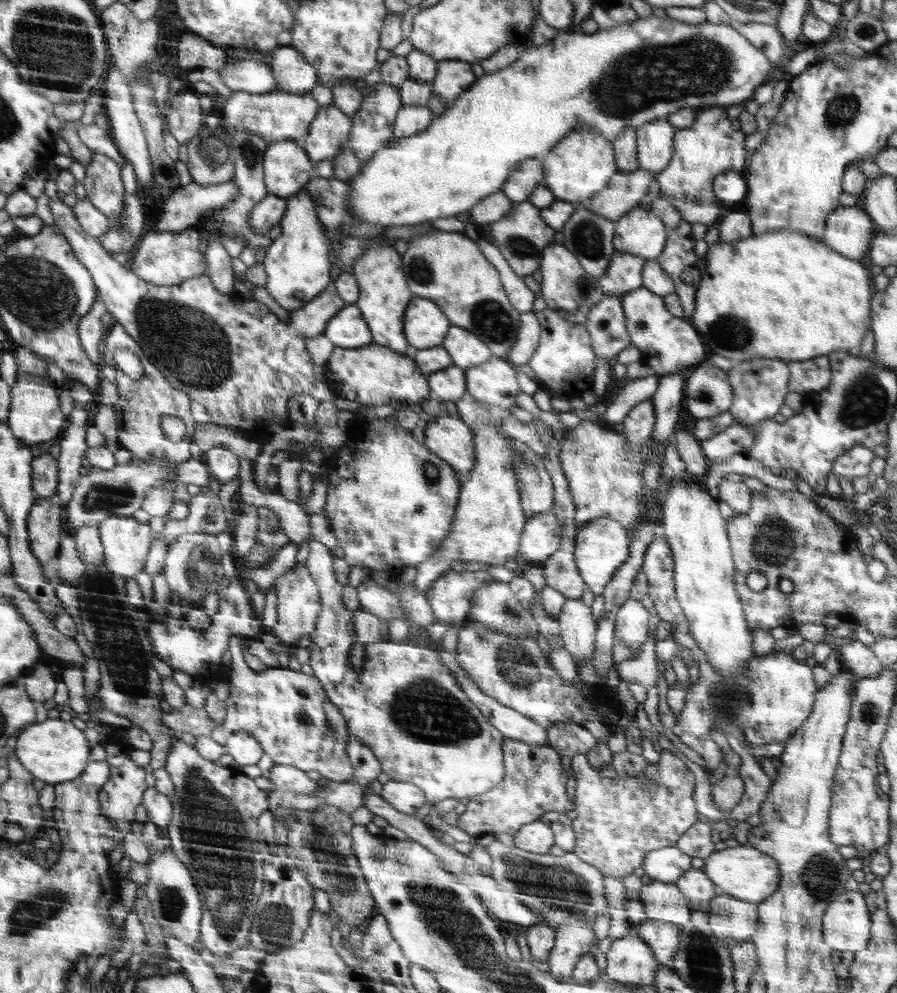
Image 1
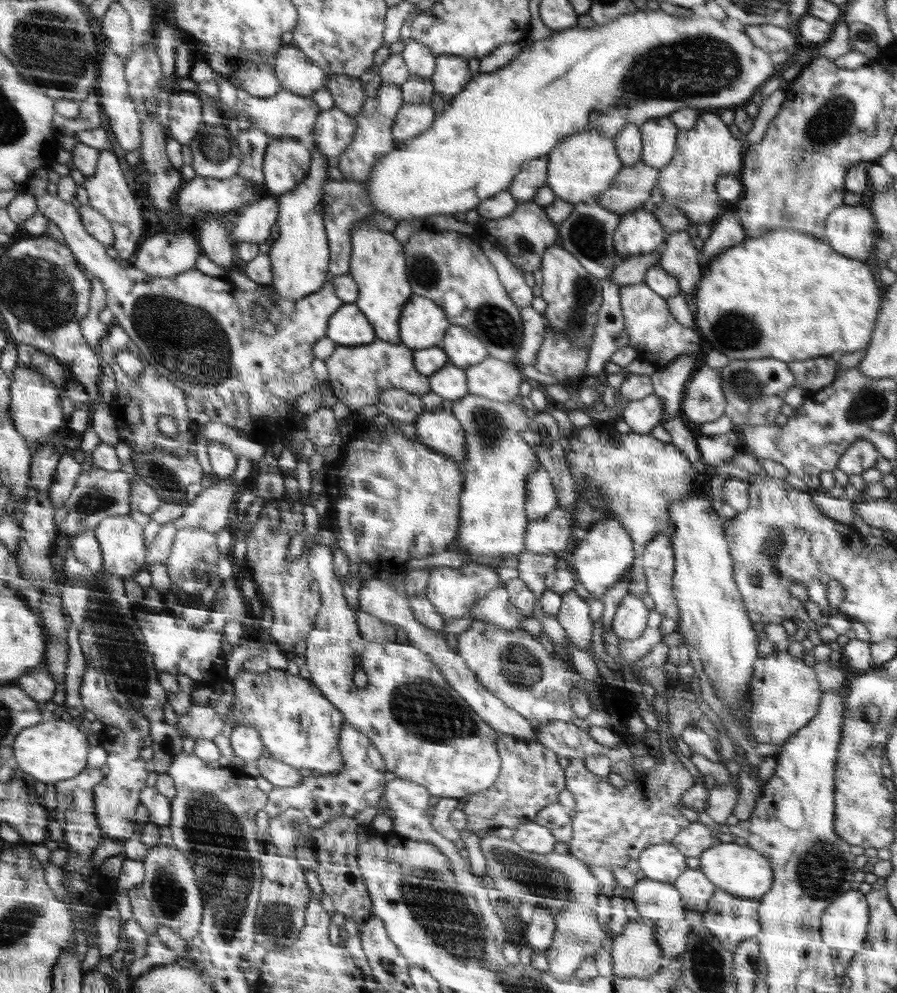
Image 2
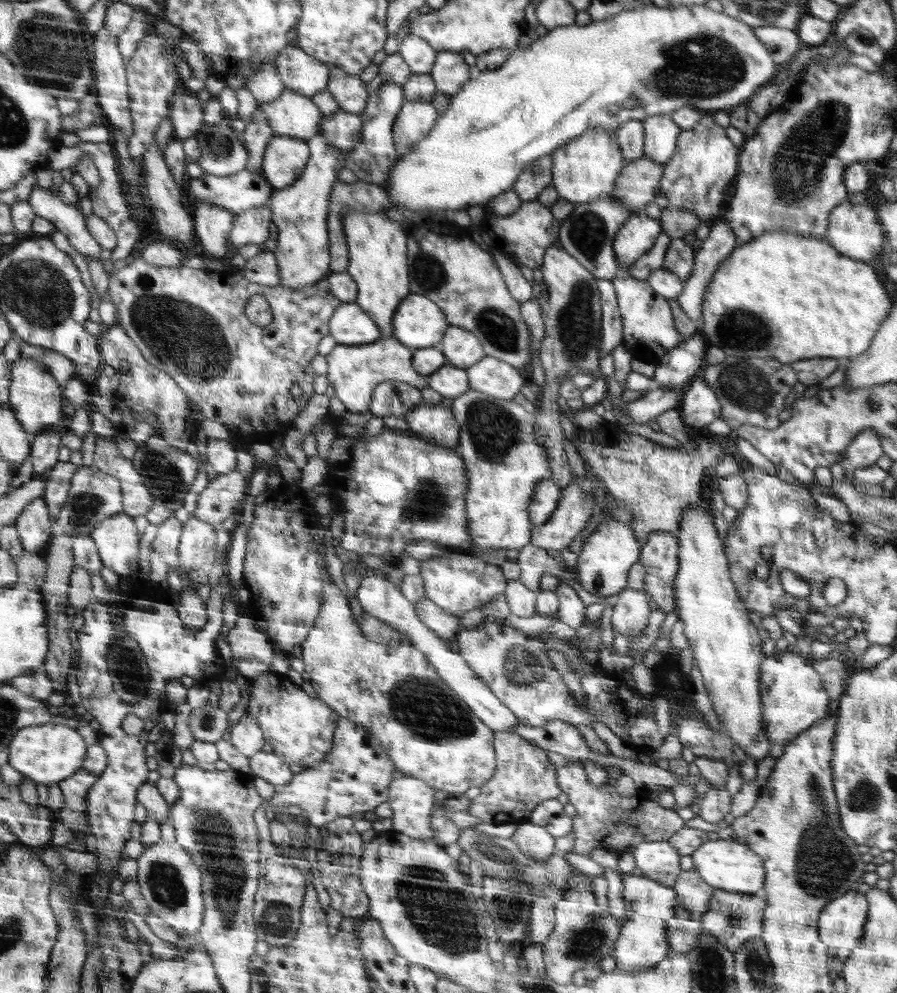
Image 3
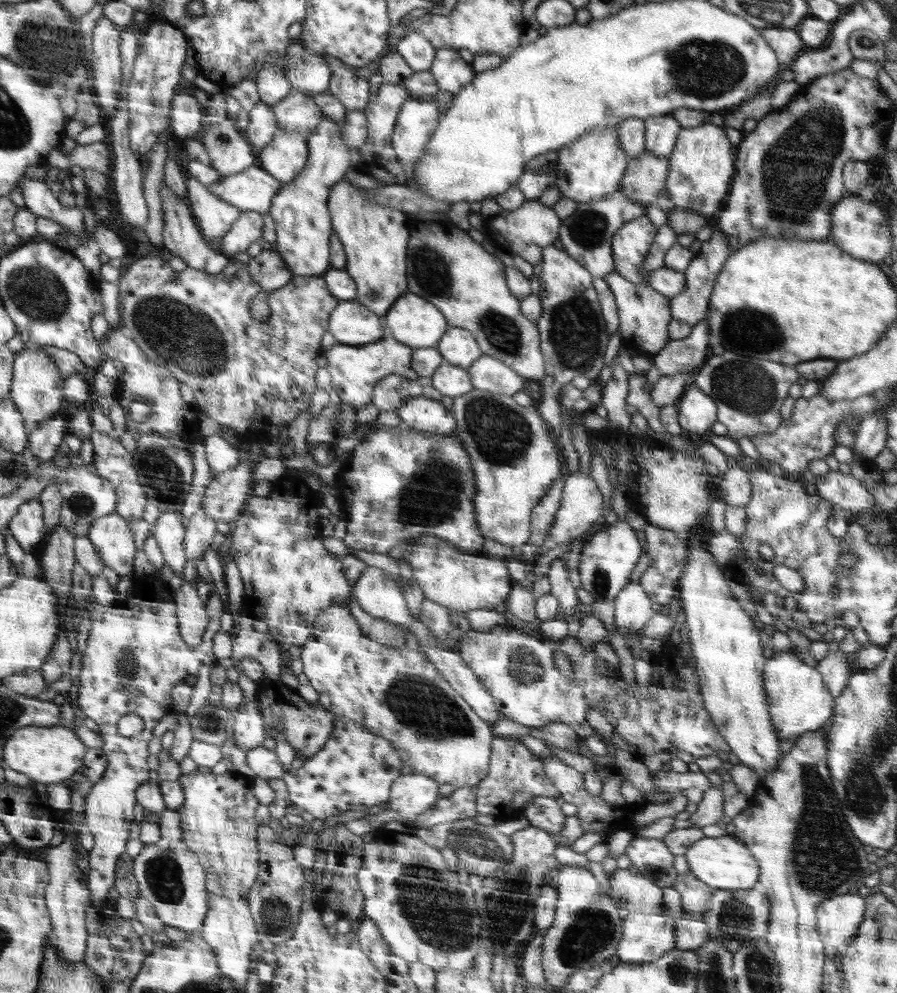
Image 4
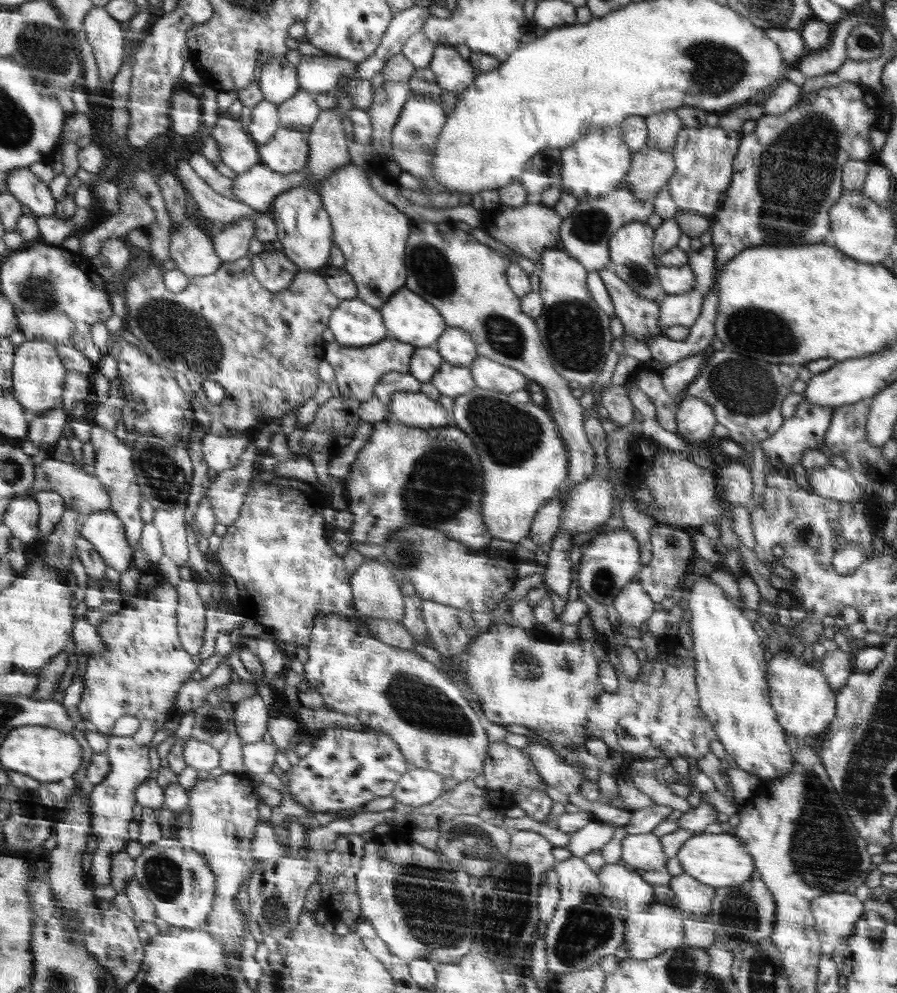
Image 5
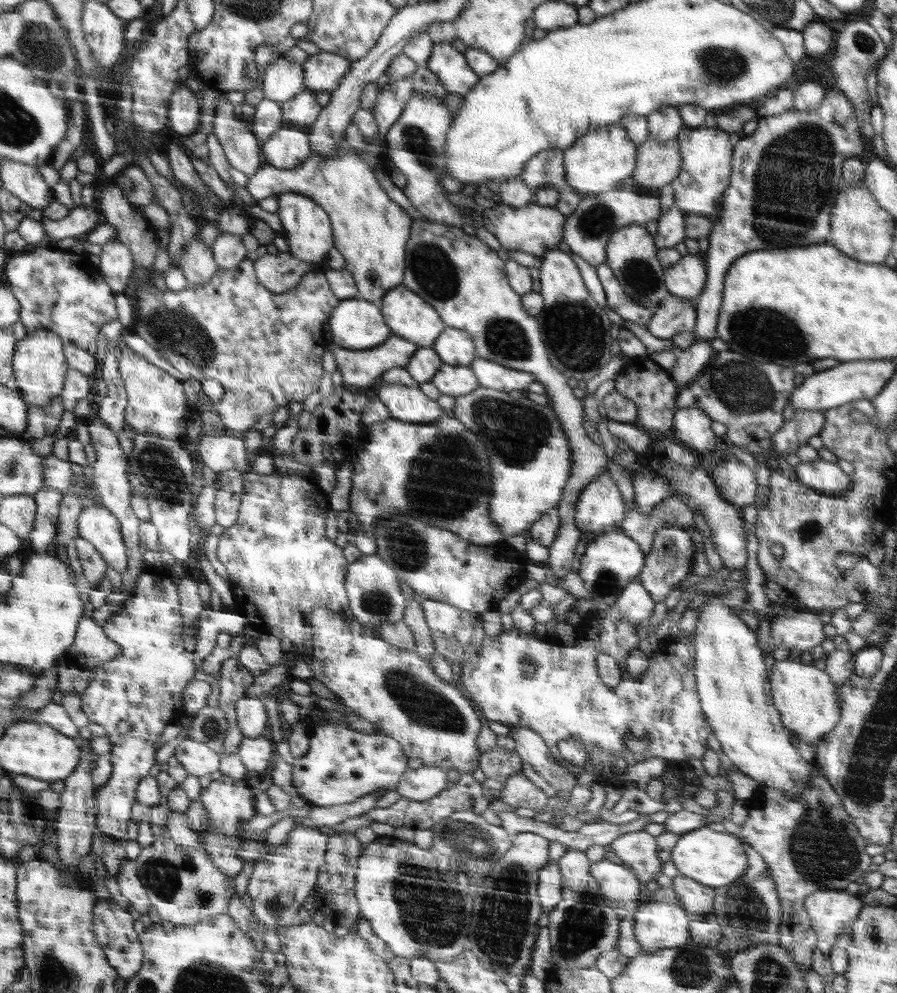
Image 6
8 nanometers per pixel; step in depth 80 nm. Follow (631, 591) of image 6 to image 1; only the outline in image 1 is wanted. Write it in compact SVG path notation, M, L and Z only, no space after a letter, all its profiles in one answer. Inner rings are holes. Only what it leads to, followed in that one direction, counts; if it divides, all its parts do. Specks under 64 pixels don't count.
M628 598L617 613L615 620L615 638L627 644L636 654L648 639L648 620L651 614L640 601Z

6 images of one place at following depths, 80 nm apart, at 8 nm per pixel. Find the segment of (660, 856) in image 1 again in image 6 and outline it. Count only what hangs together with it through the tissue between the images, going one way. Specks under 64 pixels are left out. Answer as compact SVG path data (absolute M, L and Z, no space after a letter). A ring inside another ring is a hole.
M643 830L627 832L617 836L608 846L625 866L636 870L640 880L654 881L655 876L662 873L655 836Z

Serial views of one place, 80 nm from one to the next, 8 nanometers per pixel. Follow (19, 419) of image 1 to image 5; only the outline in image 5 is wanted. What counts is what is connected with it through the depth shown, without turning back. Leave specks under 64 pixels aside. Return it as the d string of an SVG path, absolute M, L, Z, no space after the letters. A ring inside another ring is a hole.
M27 340L15 348L13 395L33 417L40 416L56 406L62 406L62 384L67 367L57 351L57 345L48 340Z

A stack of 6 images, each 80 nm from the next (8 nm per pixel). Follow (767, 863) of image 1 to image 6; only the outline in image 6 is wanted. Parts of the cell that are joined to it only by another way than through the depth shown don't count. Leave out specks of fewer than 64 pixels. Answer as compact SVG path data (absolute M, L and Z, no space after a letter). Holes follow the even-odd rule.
M709 826L682 833L671 850L671 860L680 875L715 889L733 883L748 868L747 854L740 838L731 833L716 832Z

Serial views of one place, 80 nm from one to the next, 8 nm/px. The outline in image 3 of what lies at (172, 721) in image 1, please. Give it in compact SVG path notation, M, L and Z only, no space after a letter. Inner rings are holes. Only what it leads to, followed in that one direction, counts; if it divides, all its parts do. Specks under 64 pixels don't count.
M214 701L190 713L189 727L195 740L216 743L230 731L228 715Z

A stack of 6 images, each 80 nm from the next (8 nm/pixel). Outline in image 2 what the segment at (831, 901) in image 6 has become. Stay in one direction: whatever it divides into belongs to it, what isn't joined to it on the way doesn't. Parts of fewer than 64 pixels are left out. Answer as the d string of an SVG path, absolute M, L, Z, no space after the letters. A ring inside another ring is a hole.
M859 889L837 896L821 914L821 939L834 950L856 950L863 946L869 923L869 906Z

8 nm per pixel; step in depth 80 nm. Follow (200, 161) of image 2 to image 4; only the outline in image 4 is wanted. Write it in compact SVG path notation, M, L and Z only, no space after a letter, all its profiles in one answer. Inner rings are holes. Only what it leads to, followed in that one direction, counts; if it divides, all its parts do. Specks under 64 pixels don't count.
M236 119L216 125L203 126L202 143L212 166L221 175L242 172L258 161L258 155L244 133L236 126Z

